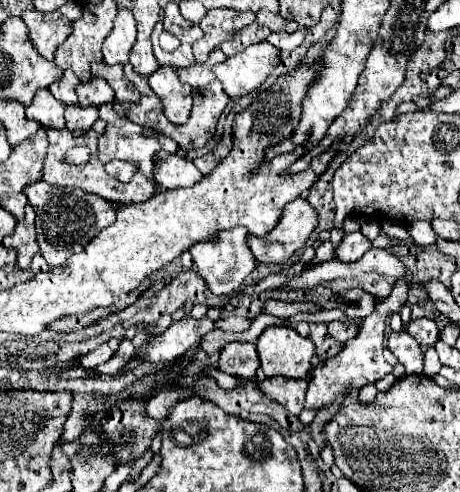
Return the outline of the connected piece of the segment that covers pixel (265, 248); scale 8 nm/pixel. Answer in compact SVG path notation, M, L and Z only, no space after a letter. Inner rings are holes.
M298 197L288 207L284 207L284 215L278 225L264 237L248 237L248 245L260 263L284 265L296 249L302 249L310 237L310 233L318 225L318 213L312 205Z

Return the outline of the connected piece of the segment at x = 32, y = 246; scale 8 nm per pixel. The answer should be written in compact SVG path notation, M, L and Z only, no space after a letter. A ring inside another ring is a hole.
M30 205L26 207L26 217L16 223L12 235L6 237L2 243L6 247L16 247L18 265L22 269L30 265L32 257L38 253L38 241L36 241L36 231L34 231L34 211Z

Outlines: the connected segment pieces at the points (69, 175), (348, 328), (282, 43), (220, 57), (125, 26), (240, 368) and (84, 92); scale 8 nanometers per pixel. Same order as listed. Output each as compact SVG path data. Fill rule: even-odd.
M48 129L48 140L50 143L44 161L42 179L50 185L62 185L62 187L72 185L72 187L80 187L80 189L90 191L90 193L96 193L96 195L100 195L100 197L104 197L104 199L120 199L120 197L122 197L120 185L126 185L126 183L118 183L116 179L112 179L110 175L106 175L104 163L98 159L98 149L96 149L96 145L98 145L98 135L100 135L100 133L98 133L96 129L90 129L90 131L86 133L84 141L82 141L82 143L90 149L90 161L88 161L86 165L68 165L68 163L64 163L64 155L69 149L76 146L77 139L73 135L70 135L66 129L62 129L62 131L58 131L58 129Z
M330 321L328 323L328 331L330 331L330 335L334 339L338 339L338 341L344 343L344 341L352 339L358 333L358 327L352 325L352 323L344 323L344 321Z
M280 31L280 33L270 33L268 35L268 43L272 43L276 49L280 51L286 51L286 49L296 49L300 47L304 41L304 33L302 31L296 31L296 33L286 33L286 31Z
M216 49L216 51L212 51L212 55L208 57L206 63L192 63L190 67L182 67L180 79L192 87L204 87L216 79L214 65L222 63L224 59L226 59L226 55L220 49Z
M118 7L118 17L114 21L114 29L106 37L104 47L102 47L104 61L108 65L128 63L128 53L134 43L136 43L136 23L134 23L132 11Z
M228 343L222 347L218 357L218 369L222 373L252 379L260 367L260 357L254 343Z
M92 77L92 81L80 83L76 87L76 91L78 91L78 99L80 99L82 107L88 107L88 105L100 107L104 103L112 103L114 101L112 87L100 77Z

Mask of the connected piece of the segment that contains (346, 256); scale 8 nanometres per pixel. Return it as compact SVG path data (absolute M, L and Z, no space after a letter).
M354 231L346 233L340 245L334 247L334 255L340 261L358 261L364 255L364 251L368 251L370 247L372 247L370 241L360 231Z

